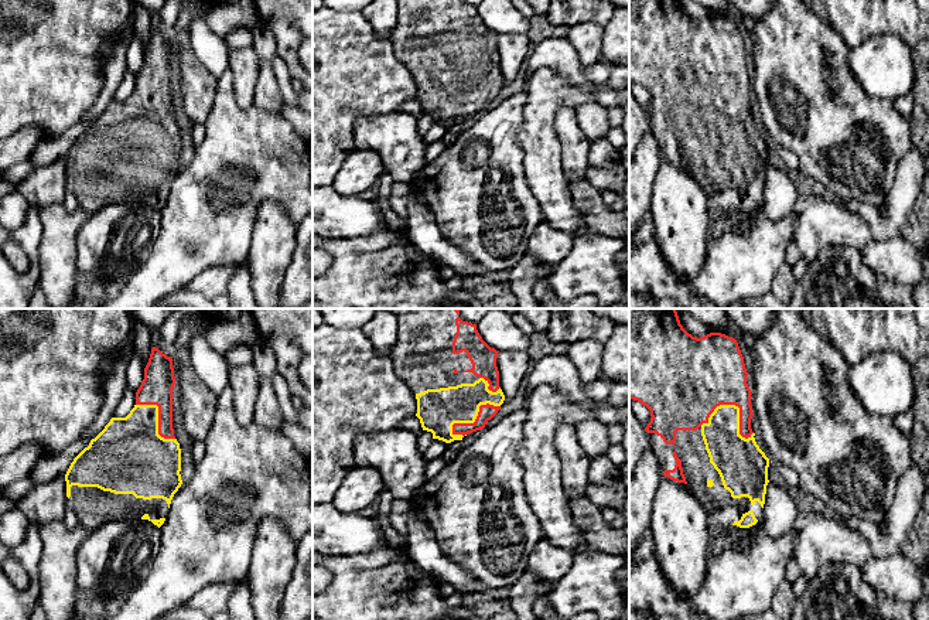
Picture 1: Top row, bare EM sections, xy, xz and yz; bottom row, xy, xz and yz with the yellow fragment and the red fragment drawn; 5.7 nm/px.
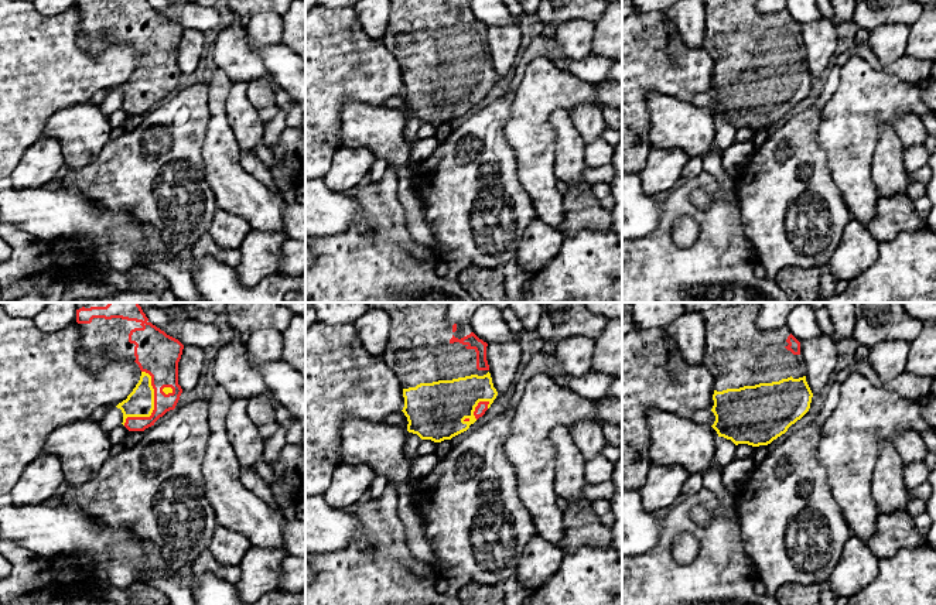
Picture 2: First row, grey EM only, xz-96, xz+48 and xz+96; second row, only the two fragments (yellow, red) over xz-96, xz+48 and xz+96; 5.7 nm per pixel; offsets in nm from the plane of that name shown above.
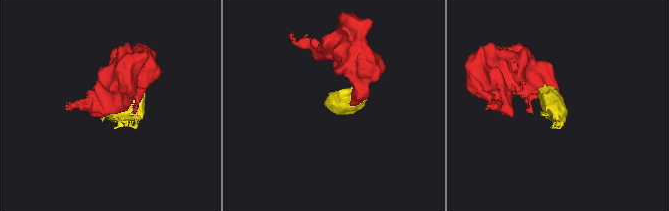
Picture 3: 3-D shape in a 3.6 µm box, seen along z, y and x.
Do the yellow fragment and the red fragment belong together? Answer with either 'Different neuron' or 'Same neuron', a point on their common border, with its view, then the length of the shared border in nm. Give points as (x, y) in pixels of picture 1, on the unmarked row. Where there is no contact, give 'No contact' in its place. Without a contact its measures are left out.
Same neuron. Touches yellow at yz (737, 89). Shared border 300 nm

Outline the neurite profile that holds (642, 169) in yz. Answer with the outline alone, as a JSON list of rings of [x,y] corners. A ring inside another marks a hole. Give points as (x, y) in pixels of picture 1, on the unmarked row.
[[[646,133],[636,157],[629,160],[629,235],[652,212],[653,180],[662,160],[663,153],[656,133]]]

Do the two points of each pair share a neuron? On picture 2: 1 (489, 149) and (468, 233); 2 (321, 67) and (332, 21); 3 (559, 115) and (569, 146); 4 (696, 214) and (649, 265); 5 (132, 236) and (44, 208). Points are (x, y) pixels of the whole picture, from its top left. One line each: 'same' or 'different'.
1: same
2: same
3: same
4: same
5: same

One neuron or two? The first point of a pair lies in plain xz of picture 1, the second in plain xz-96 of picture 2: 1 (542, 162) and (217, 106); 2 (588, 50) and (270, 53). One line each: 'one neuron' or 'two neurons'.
1: one neuron
2: two neurons

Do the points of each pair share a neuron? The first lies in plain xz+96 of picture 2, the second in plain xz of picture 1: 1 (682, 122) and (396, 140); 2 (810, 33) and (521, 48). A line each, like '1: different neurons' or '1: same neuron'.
1: same neuron
2: same neuron

